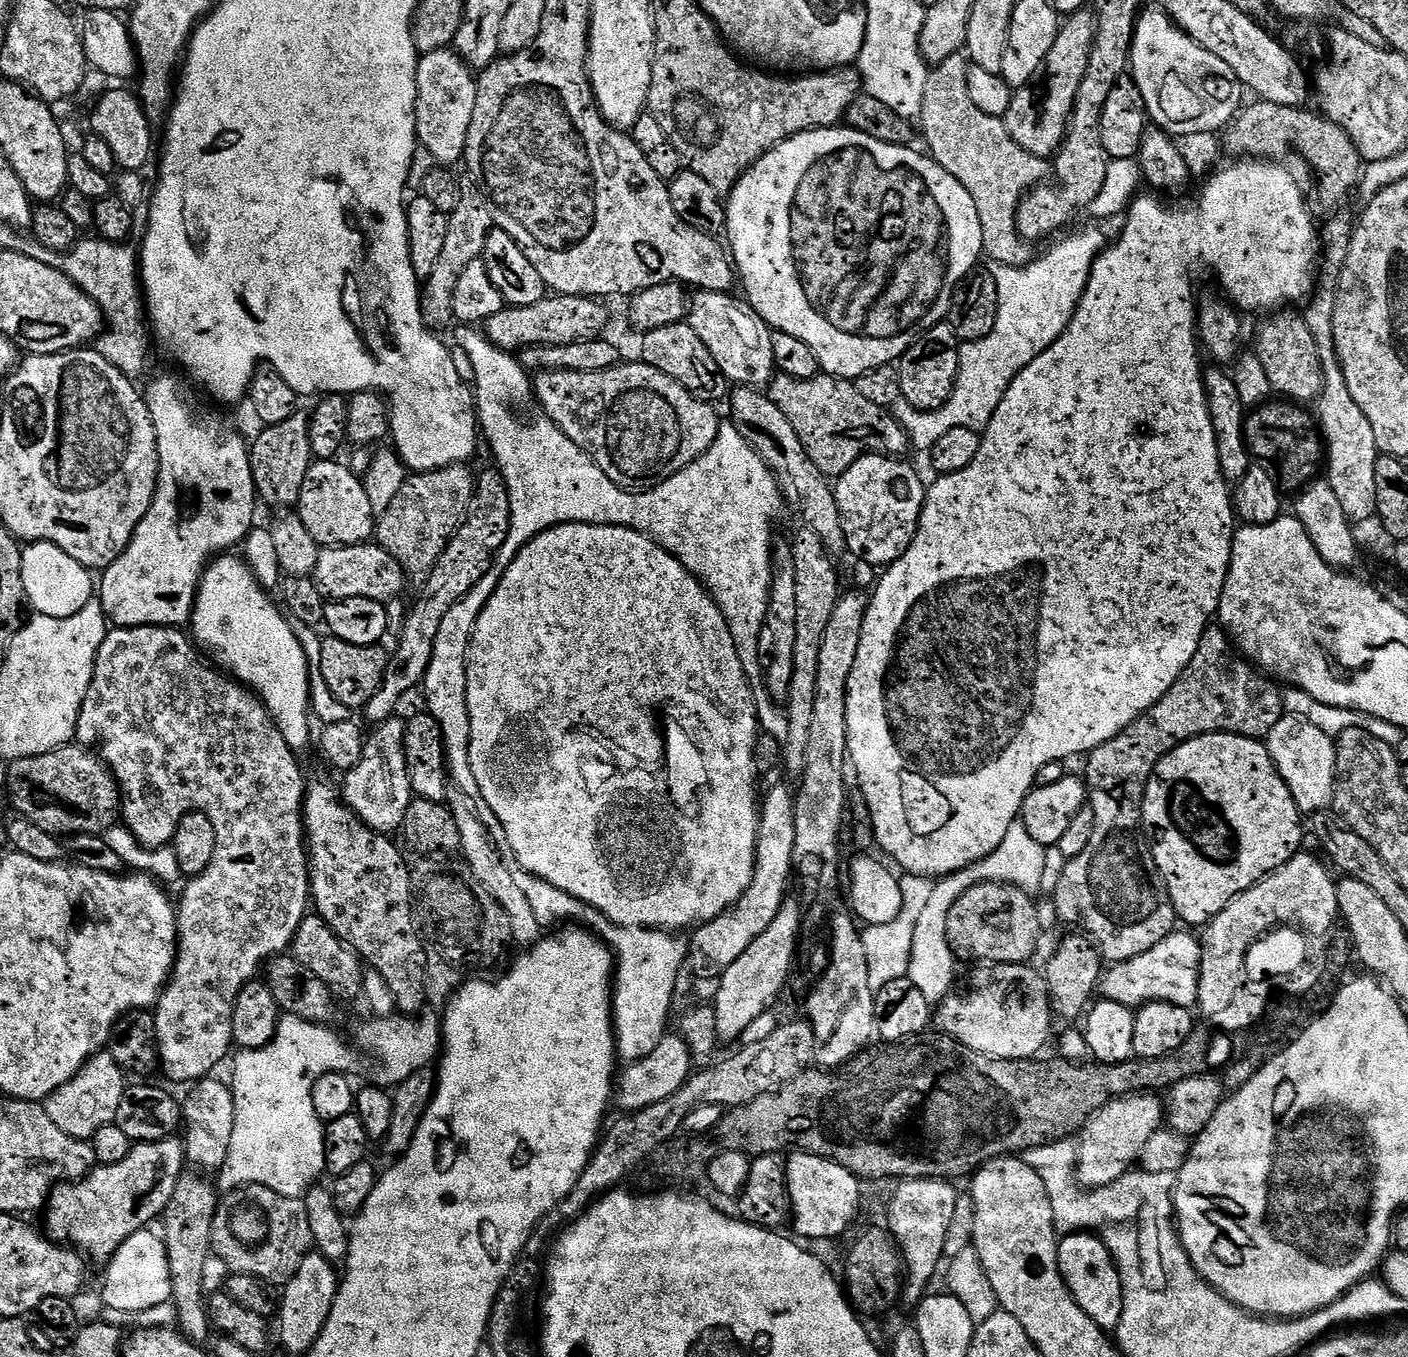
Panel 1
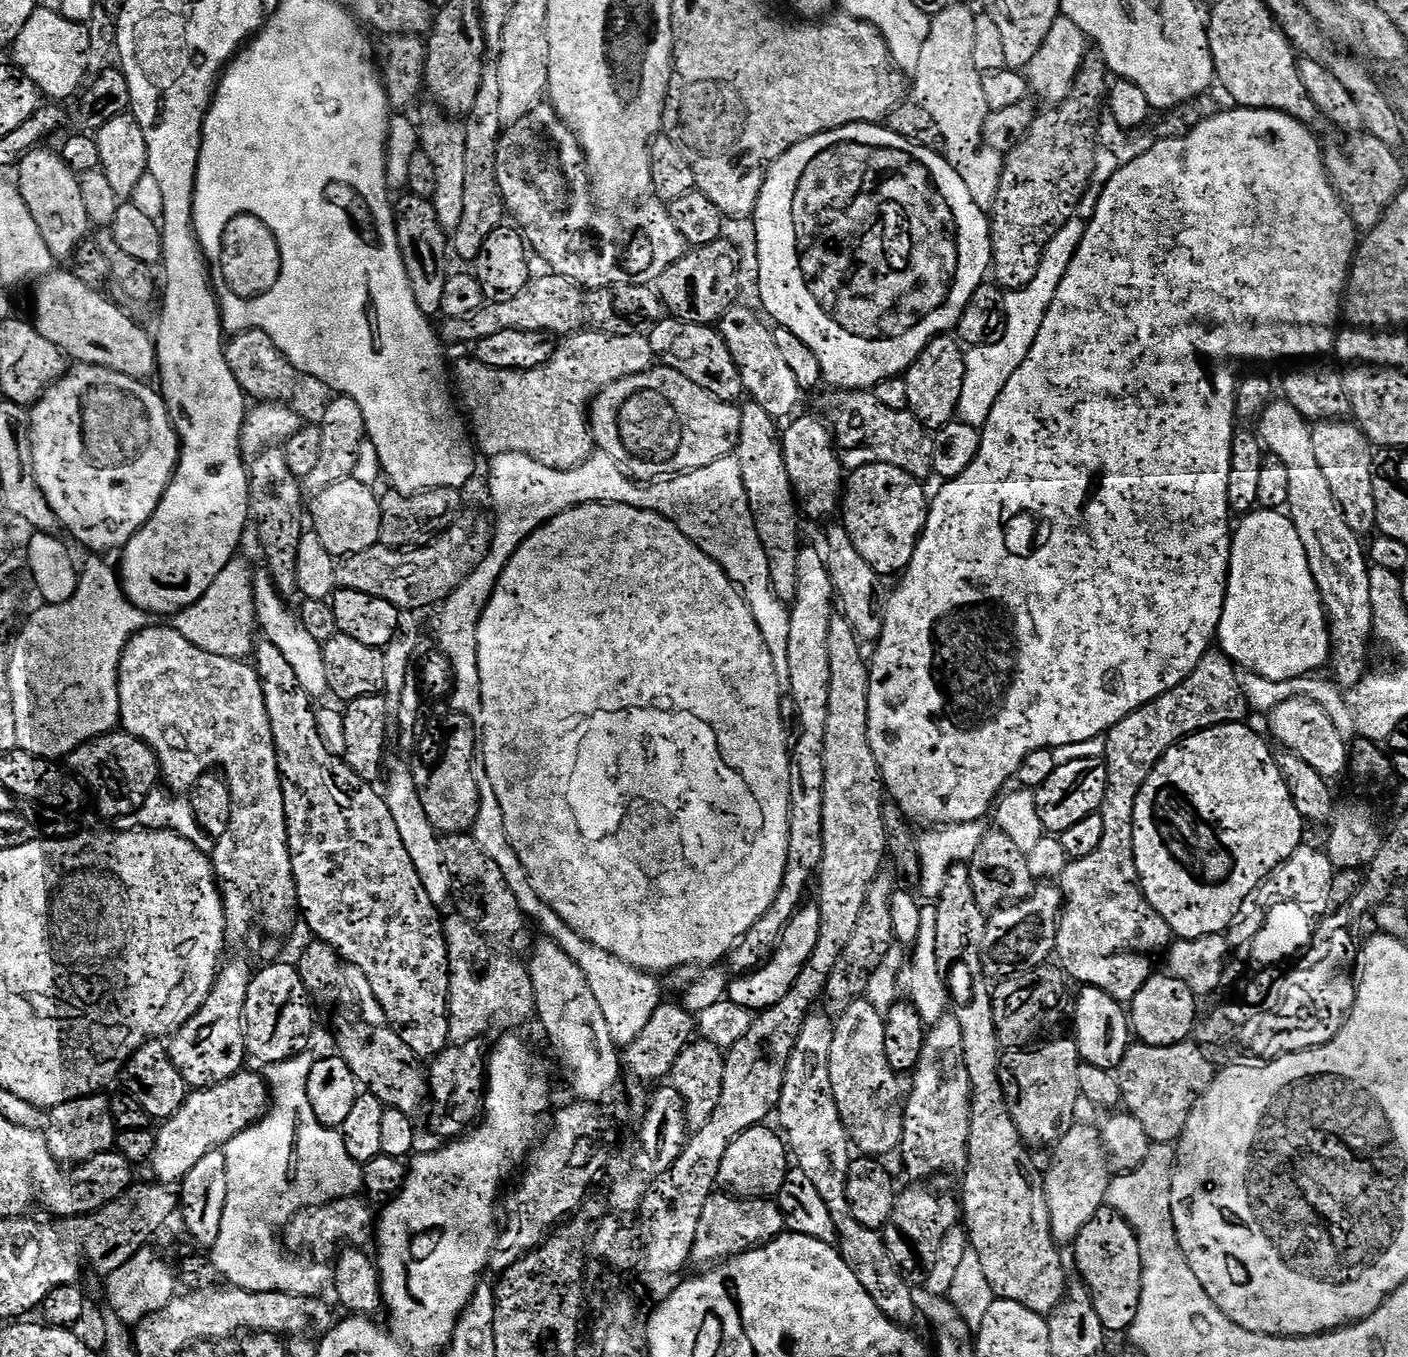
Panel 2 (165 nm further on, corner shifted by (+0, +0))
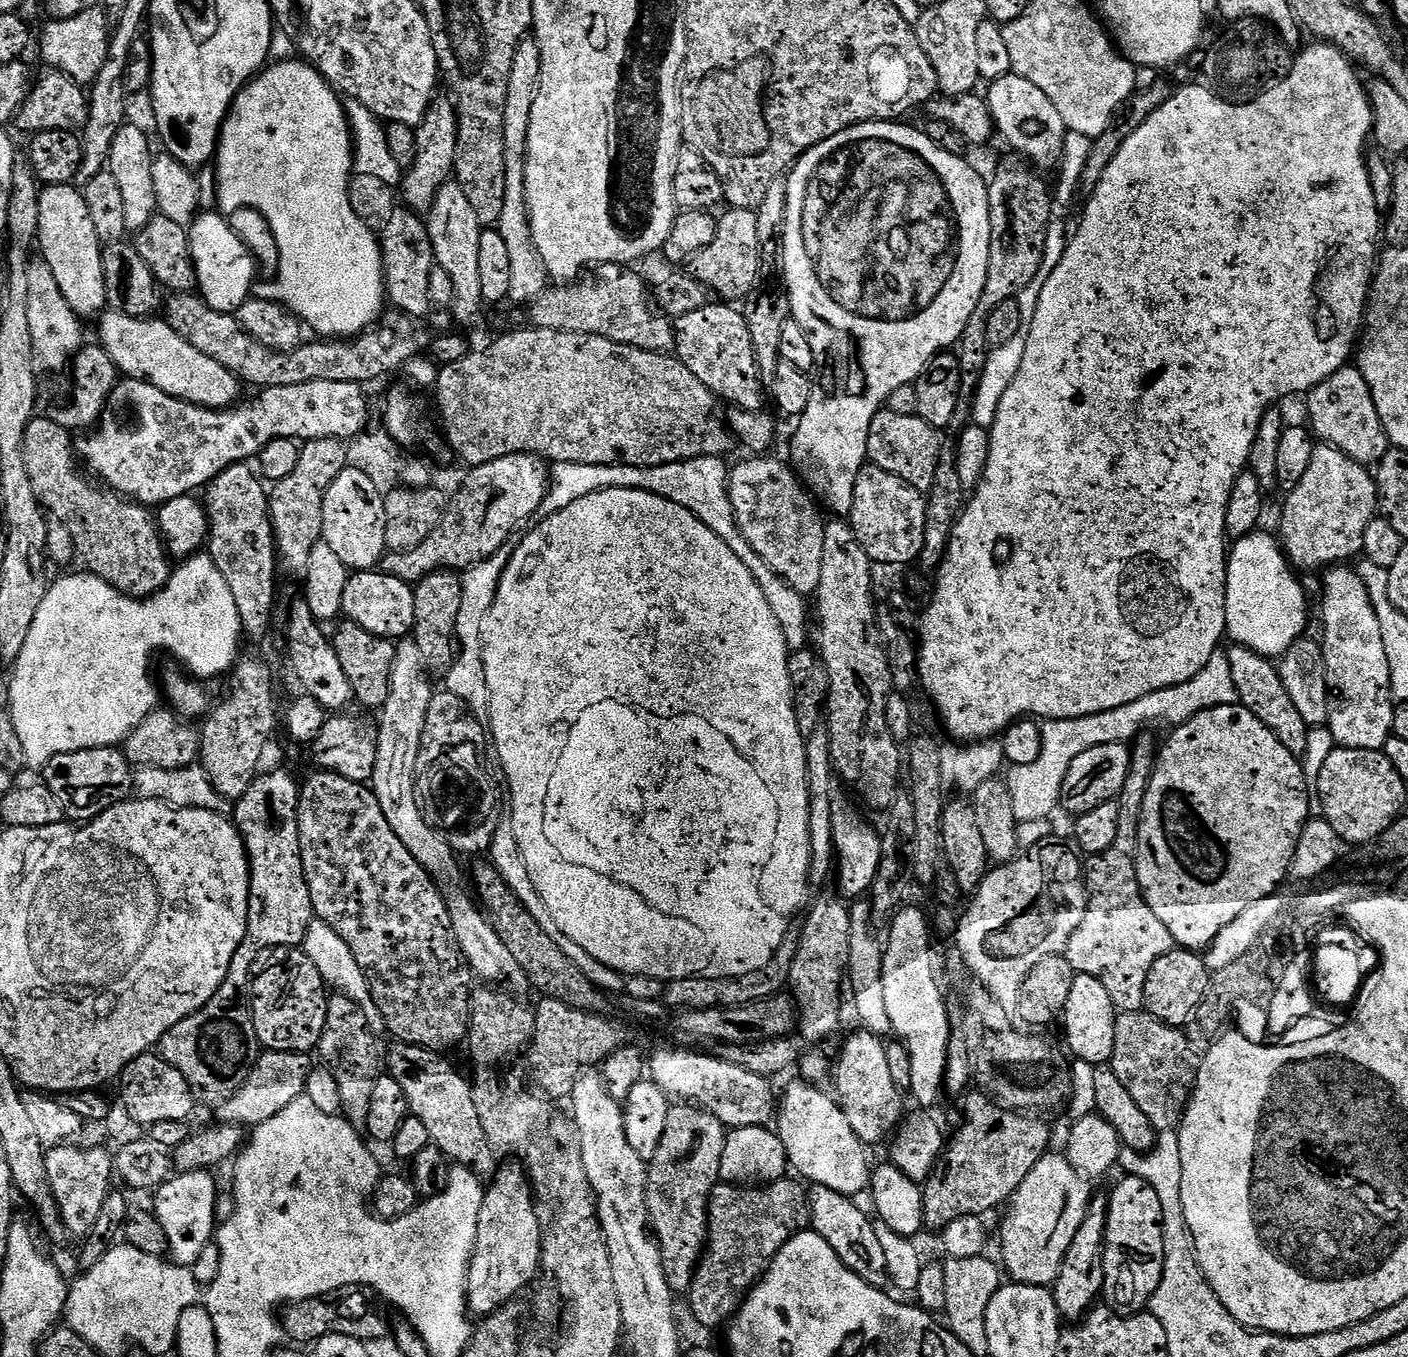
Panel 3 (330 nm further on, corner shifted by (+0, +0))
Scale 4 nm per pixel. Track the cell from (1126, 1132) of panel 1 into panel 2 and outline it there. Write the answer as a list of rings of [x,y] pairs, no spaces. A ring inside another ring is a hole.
[[[1076,1122],[1071,1125],[1072,1128],[1056,1144],[1056,1153],[1052,1156],[1052,1161],[1048,1164],[1047,1170],[1043,1173],[1046,1202],[1049,1203],[1050,1226],[1052,1227],[1052,1236],[1057,1245],[1071,1245],[1082,1234],[1082,1226],[1098,1214],[1098,1210],[1105,1207],[1108,1198],[1108,1182],[1110,1179],[1110,1165],[1108,1156],[1104,1152],[1104,1145],[1100,1142],[1100,1129],[1088,1124]]]

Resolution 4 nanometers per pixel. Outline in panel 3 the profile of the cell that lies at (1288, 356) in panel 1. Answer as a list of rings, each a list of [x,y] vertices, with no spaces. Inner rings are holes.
[[[1359,367],[1339,368],[1337,372],[1330,374],[1330,378],[1318,382],[1318,386],[1314,386],[1311,392],[1307,393],[1306,400],[1309,420],[1307,423],[1319,443],[1342,450],[1342,454],[1359,464],[1372,466],[1377,463],[1376,444],[1383,445],[1386,437],[1382,422],[1378,418],[1378,410],[1374,406],[1374,398],[1370,394],[1370,386],[1366,386],[1366,378],[1362,378]]]

